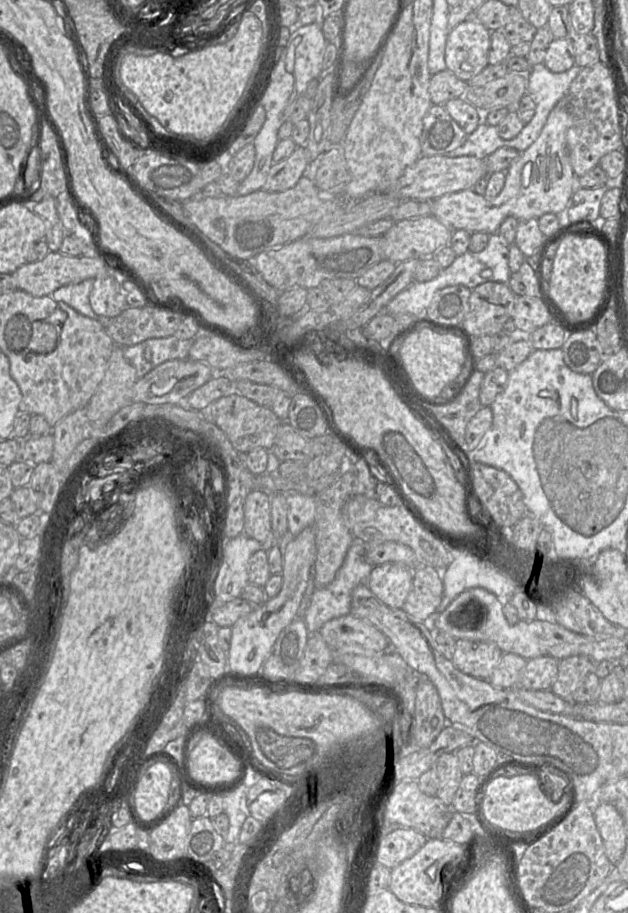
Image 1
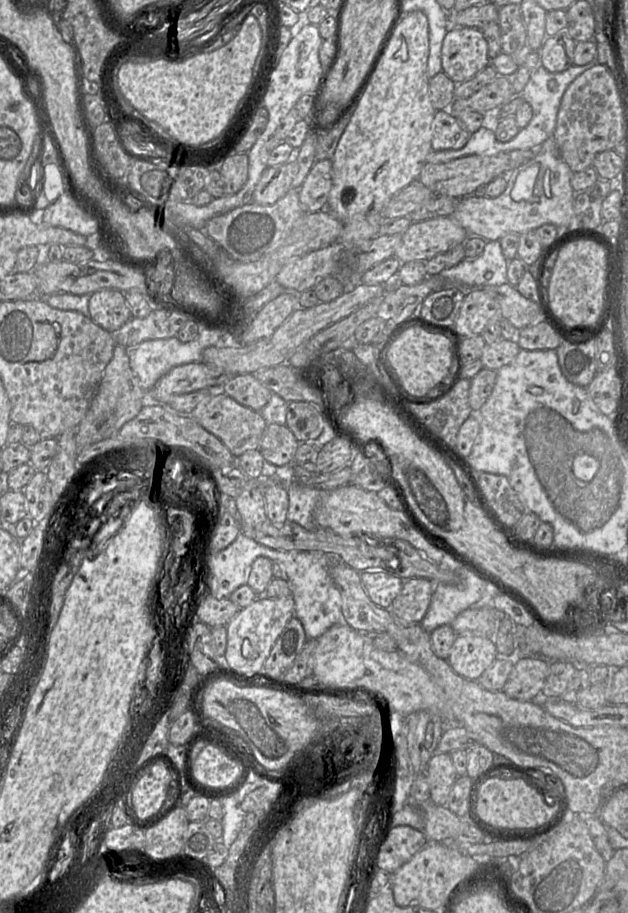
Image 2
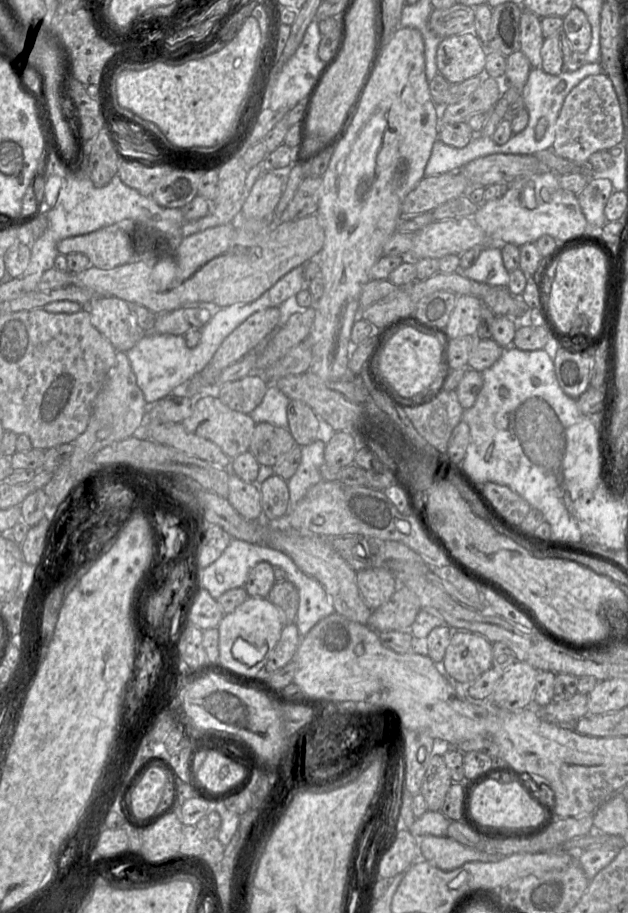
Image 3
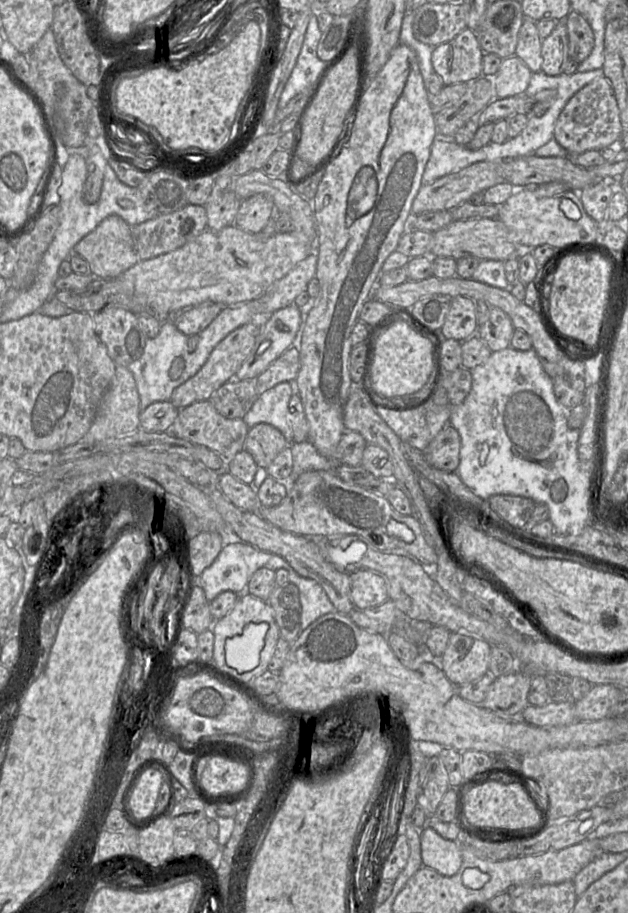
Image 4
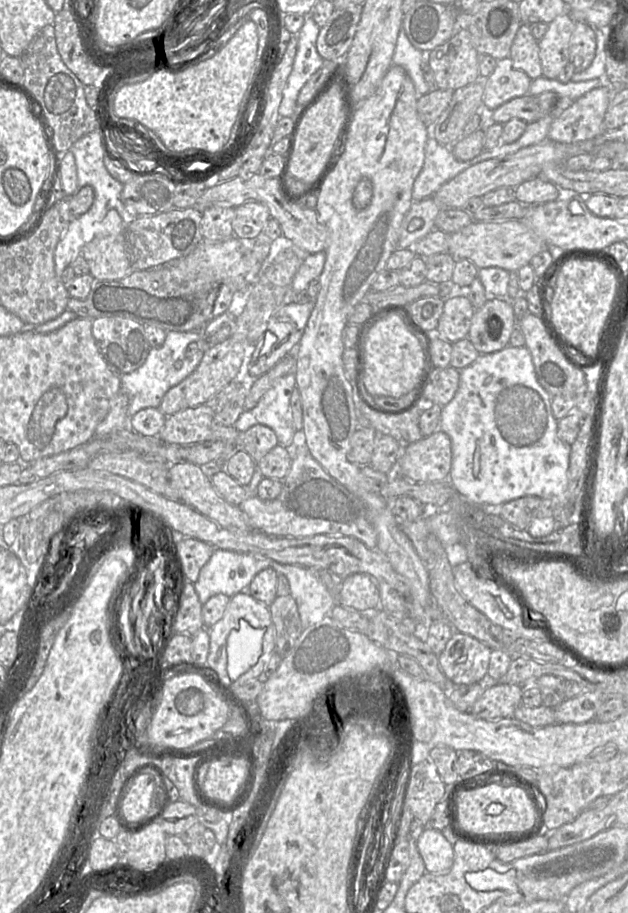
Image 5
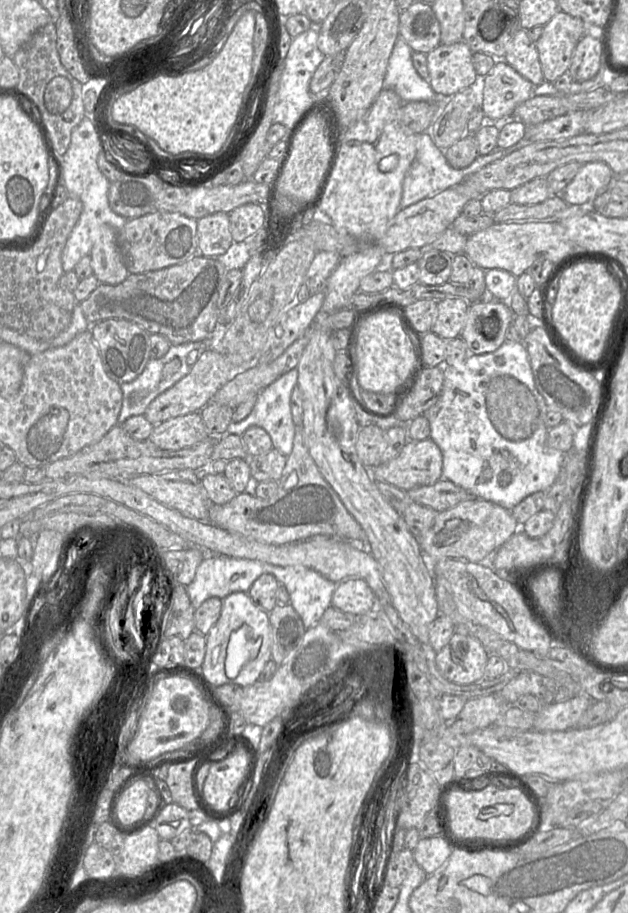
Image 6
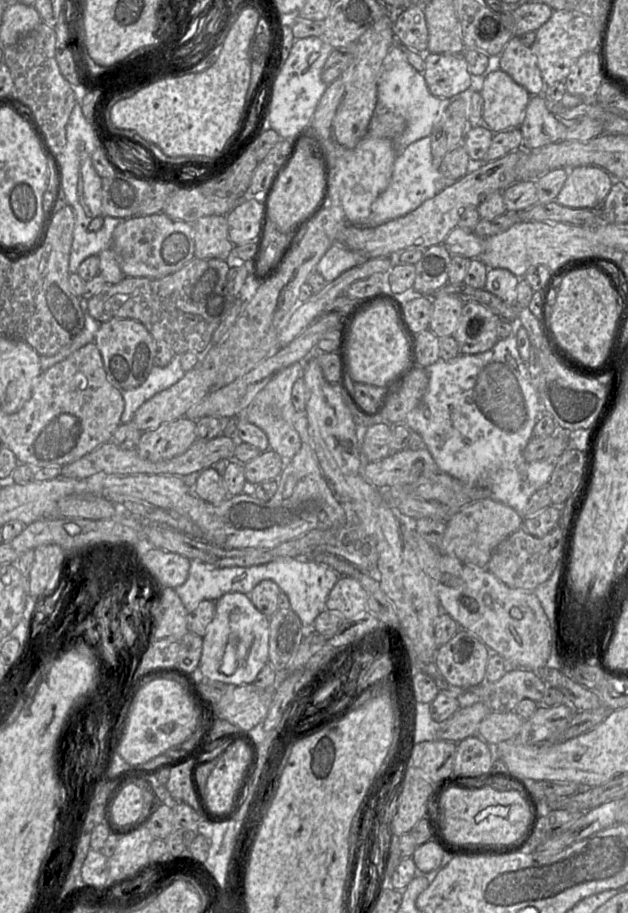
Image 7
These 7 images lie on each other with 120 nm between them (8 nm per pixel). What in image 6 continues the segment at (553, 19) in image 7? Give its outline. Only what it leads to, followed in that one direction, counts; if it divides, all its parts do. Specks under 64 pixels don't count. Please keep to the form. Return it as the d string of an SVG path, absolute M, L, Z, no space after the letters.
M559 10L535 42L544 80L553 83L570 66L573 51L589 27L579 18Z

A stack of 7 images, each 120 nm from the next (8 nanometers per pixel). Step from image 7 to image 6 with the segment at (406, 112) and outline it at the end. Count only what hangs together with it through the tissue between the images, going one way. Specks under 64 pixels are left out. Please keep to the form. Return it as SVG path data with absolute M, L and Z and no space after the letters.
M399 35L390 55L384 89L394 91L403 102L437 102L439 97L429 81L423 79L412 61L412 48Z

